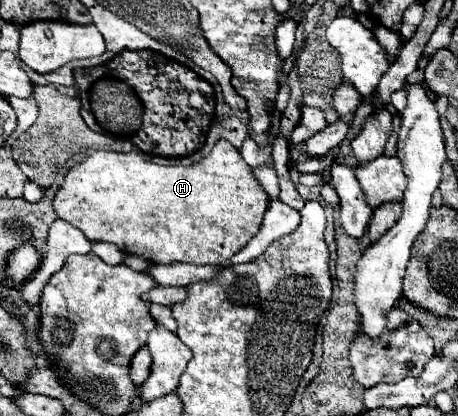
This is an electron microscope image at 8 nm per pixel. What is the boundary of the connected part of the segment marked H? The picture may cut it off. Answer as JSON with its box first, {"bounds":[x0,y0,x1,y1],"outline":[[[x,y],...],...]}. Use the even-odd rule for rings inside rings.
{"bounds":[54,139,268,265],"outline":[[[220,139],[208,157],[188,167],[158,165],[142,159],[136,151],[94,151],[66,173],[54,197],[58,217],[78,227],[90,241],[114,243],[122,253],[140,255],[152,263],[180,261],[196,265],[228,263],[258,233],[268,203],[268,195],[256,183],[250,165],[226,139]]]}

